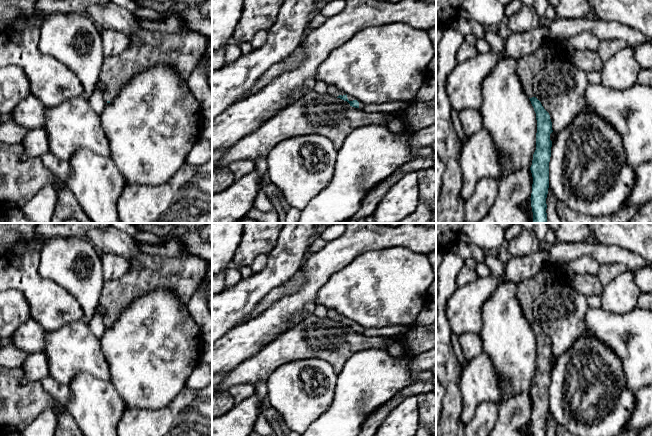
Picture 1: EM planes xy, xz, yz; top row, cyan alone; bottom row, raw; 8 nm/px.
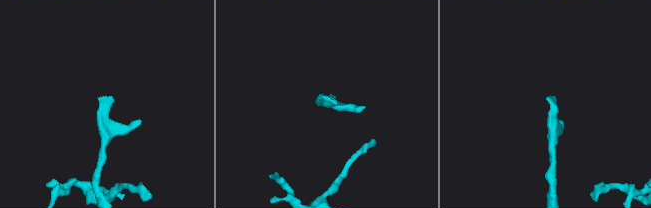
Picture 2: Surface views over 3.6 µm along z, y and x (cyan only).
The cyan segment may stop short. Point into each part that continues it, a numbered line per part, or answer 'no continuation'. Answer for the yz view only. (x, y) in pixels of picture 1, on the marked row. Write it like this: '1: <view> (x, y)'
1: yz (528, 66)

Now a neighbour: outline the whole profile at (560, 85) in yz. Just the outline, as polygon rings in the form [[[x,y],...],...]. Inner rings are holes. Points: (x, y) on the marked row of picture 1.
[[[553,56],[533,79],[535,97],[549,113],[555,134],[568,127],[583,107],[588,73],[567,58]]]

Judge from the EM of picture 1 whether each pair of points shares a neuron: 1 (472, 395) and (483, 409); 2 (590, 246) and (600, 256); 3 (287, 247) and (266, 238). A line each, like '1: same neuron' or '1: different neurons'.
1: different neurons
2: same neuron
3: different neurons

